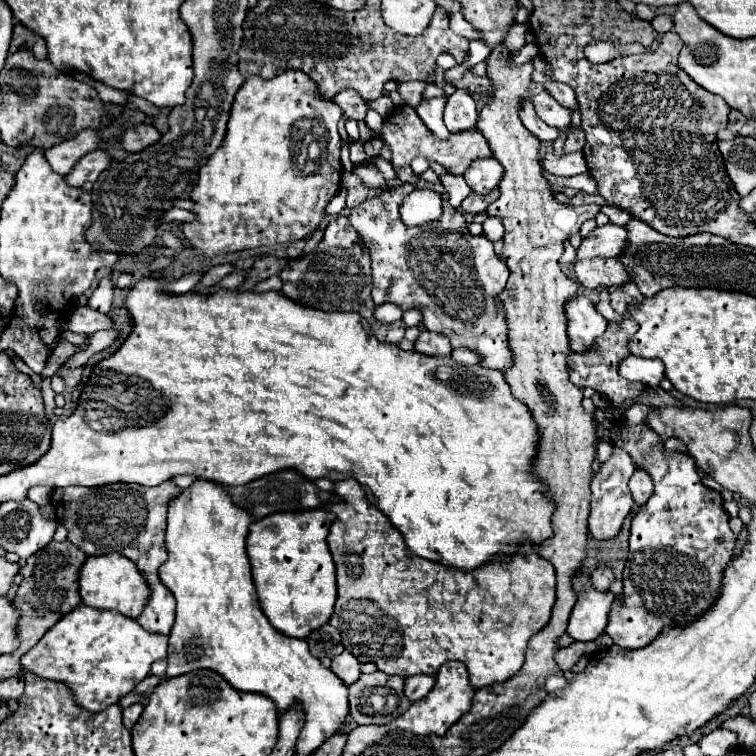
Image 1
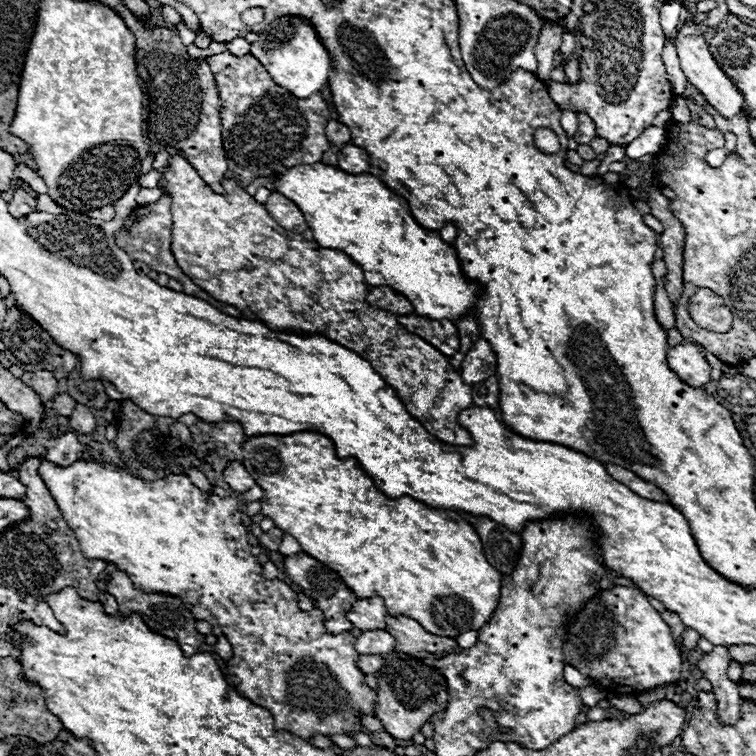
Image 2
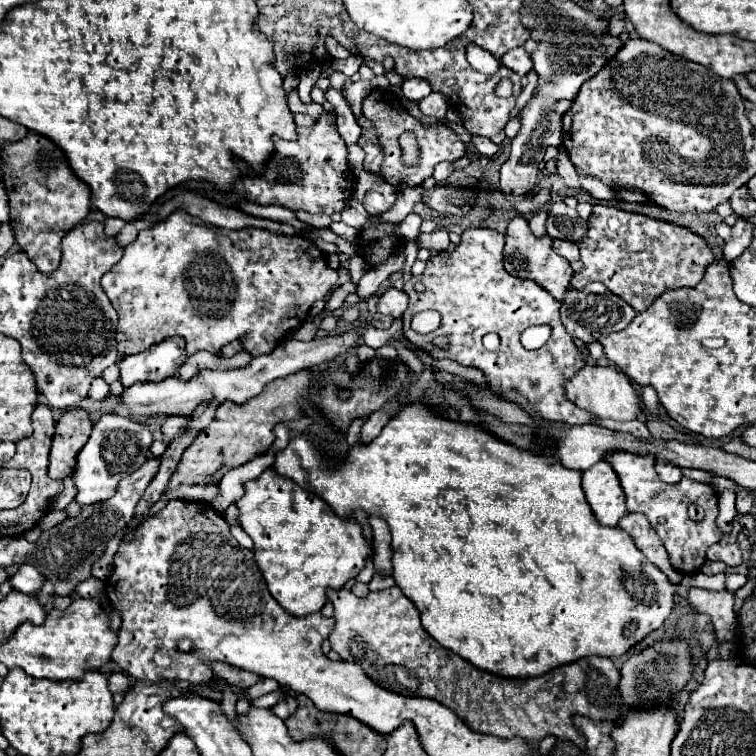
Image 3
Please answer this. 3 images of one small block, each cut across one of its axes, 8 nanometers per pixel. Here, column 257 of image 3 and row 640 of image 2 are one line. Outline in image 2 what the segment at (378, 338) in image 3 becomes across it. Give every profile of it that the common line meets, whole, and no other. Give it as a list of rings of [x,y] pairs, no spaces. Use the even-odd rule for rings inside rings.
[[[368,630],[356,638],[356,650],[360,654],[388,654],[394,650],[394,646],[394,636],[384,630]]]

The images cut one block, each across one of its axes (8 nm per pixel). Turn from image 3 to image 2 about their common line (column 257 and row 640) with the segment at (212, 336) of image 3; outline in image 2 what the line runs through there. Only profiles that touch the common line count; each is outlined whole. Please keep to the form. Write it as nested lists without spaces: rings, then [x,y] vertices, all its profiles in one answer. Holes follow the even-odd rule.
[[[44,460],[44,464],[40,464],[40,476],[44,480],[44,484],[48,486],[48,490],[52,492],[64,520],[68,522],[68,526],[74,530],[78,542],[80,542],[80,548],[84,552],[84,556],[88,556],[88,560],[108,560],[110,564],[114,564],[118,570],[130,574],[130,580],[136,588],[140,588],[142,592],[166,592],[170,596],[176,596],[180,598],[188,610],[192,612],[192,616],[196,620],[206,620],[210,622],[212,626],[220,626],[222,634],[228,638],[228,642],[232,644],[232,658],[228,660],[228,672],[232,672],[230,676],[230,684],[242,694],[246,696],[248,700],[252,700],[256,706],[262,706],[266,708],[272,718],[274,718],[274,726],[278,730],[288,730],[288,732],[294,732],[296,736],[304,738],[304,740],[310,740],[312,736],[316,734],[322,734],[322,736],[334,736],[334,734],[346,734],[346,736],[352,736],[354,732],[362,732],[364,726],[360,722],[360,716],[376,716],[374,708],[376,708],[376,690],[368,688],[364,684],[364,672],[356,666],[358,662],[358,652],[354,648],[354,642],[356,638],[350,634],[350,632],[342,632],[338,636],[330,636],[326,632],[326,626],[324,626],[324,612],[322,610],[312,610],[312,612],[304,612],[298,608],[298,600],[296,600],[296,592],[282,580],[266,580],[262,576],[262,566],[258,564],[256,556],[250,554],[252,546],[248,544],[248,534],[246,534],[246,528],[242,526],[242,512],[238,510],[238,504],[234,498],[218,498],[210,492],[200,492],[198,486],[194,486],[190,482],[188,476],[184,474],[178,474],[178,476],[168,476],[164,480],[158,480],[158,482],[142,482],[140,478],[134,478],[118,468],[114,468],[112,464],[100,464],[100,462],[80,462],[76,460],[72,466],[66,466],[66,468],[60,468],[48,460]]]

